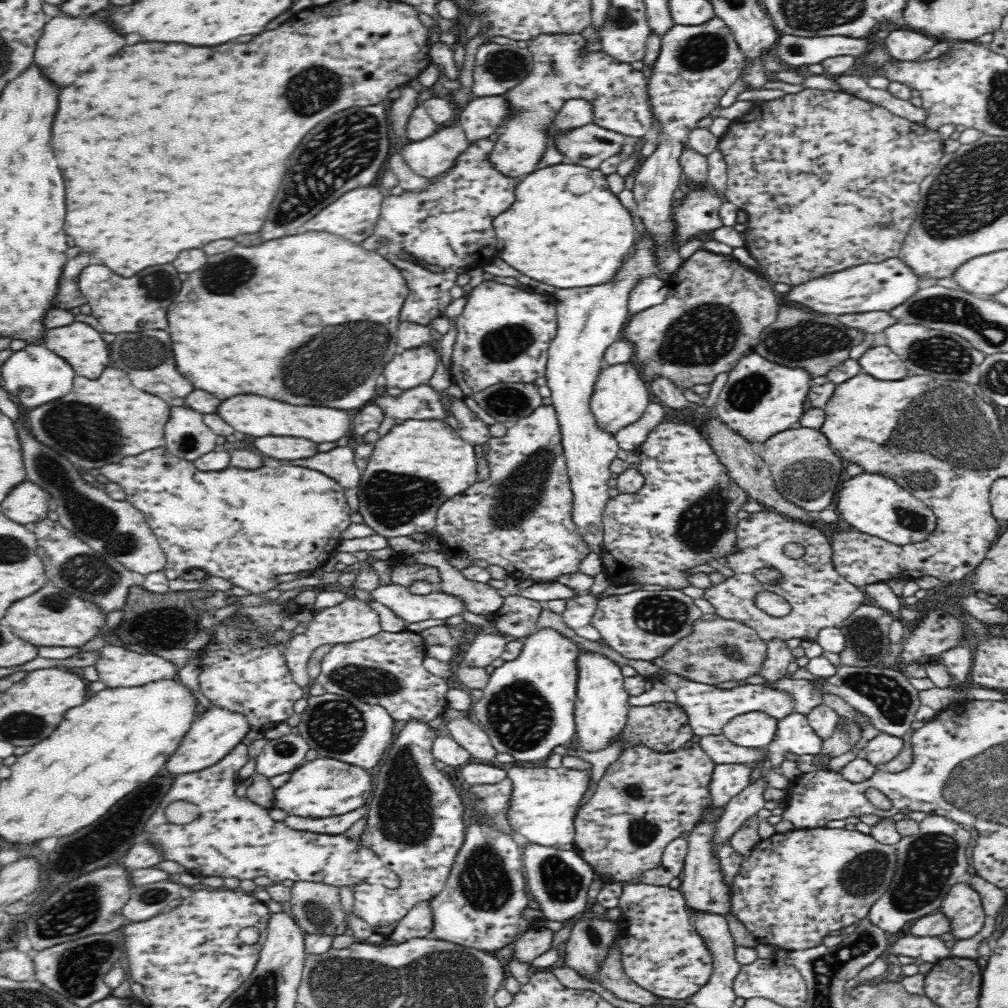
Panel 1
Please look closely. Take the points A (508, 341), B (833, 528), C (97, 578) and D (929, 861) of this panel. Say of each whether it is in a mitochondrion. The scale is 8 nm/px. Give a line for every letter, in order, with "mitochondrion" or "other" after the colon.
A: mitochondrion
B: other
C: mitochondrion
D: mitochondrion

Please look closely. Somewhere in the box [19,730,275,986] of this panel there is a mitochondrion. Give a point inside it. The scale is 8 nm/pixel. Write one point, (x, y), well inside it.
(73, 913)

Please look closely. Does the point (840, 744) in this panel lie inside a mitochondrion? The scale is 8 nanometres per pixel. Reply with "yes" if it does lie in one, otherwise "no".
no

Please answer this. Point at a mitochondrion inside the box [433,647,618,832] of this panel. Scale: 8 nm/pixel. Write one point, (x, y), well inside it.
(519, 714)

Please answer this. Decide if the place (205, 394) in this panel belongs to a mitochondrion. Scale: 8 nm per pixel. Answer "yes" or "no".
no

